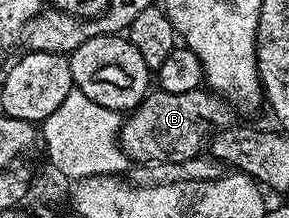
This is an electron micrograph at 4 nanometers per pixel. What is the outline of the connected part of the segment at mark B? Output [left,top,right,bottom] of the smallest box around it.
[118,88,235,163]

